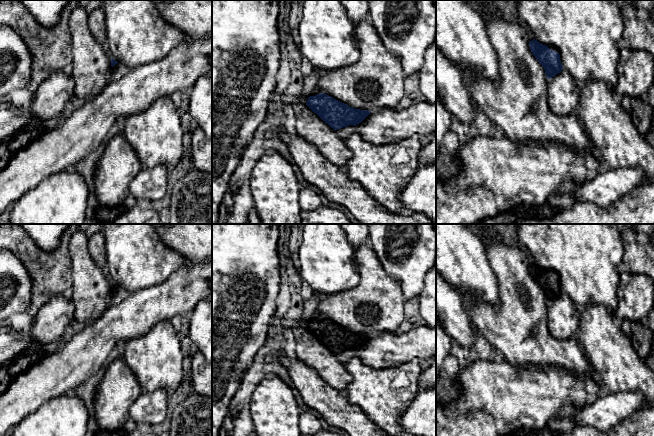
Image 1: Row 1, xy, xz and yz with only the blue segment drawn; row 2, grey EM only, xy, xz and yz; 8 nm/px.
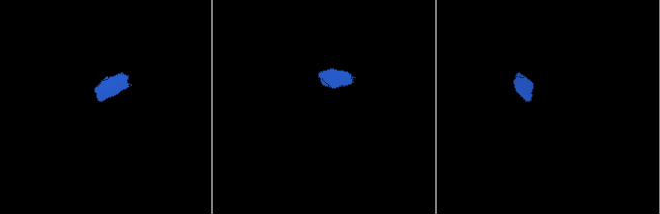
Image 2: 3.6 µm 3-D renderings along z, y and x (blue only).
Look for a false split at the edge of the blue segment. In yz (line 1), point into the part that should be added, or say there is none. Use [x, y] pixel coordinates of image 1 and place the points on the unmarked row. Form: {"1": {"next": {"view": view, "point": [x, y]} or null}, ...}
{"1": {"next": {"view": "yz", "point": [563, 319]}}}

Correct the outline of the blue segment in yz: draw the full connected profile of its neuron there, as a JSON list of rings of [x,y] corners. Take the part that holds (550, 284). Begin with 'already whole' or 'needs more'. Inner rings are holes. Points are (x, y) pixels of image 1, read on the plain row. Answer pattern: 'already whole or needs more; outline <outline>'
needs more; outline [[[533,263],[530,274],[545,294],[547,307],[547,327],[551,335],[558,339],[572,338],[580,324],[580,313],[569,295],[563,292],[560,279]]]

